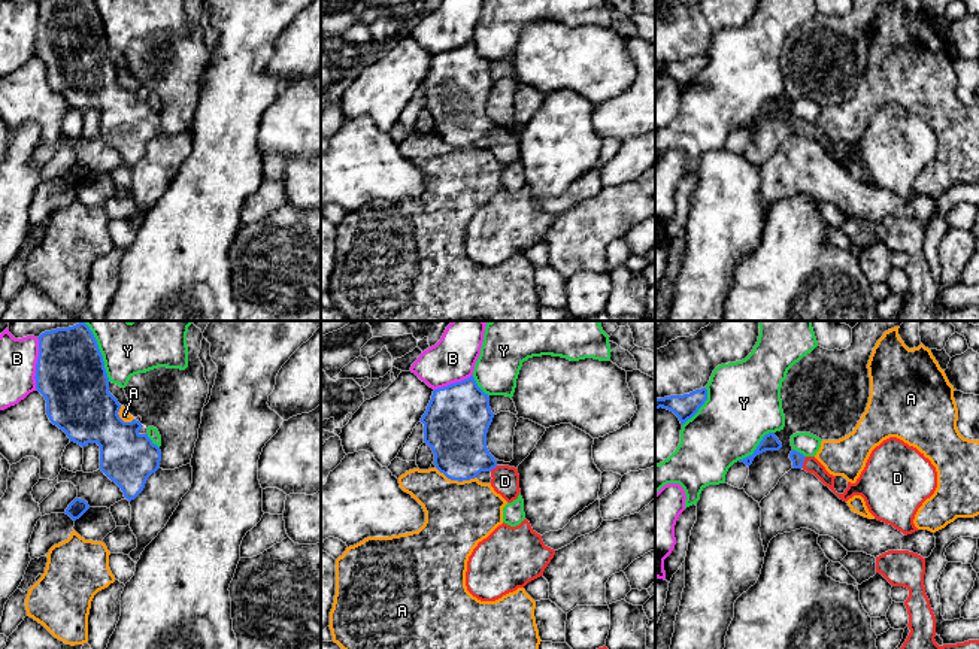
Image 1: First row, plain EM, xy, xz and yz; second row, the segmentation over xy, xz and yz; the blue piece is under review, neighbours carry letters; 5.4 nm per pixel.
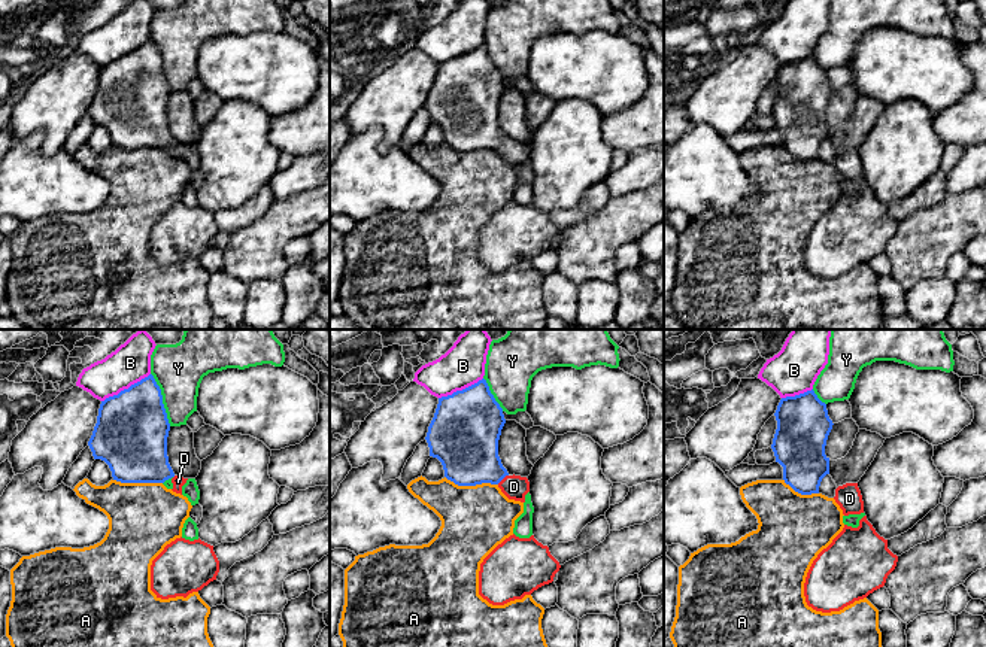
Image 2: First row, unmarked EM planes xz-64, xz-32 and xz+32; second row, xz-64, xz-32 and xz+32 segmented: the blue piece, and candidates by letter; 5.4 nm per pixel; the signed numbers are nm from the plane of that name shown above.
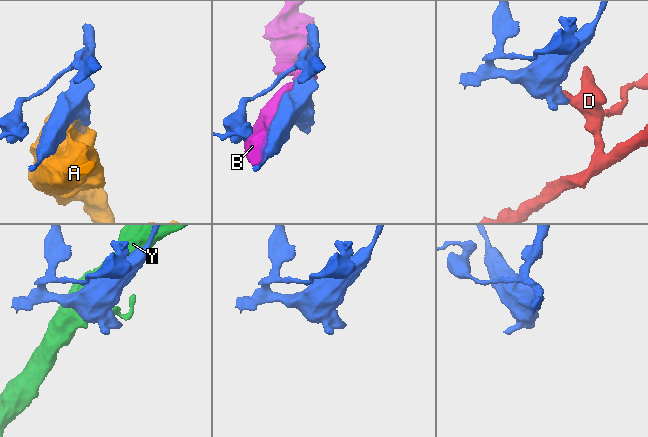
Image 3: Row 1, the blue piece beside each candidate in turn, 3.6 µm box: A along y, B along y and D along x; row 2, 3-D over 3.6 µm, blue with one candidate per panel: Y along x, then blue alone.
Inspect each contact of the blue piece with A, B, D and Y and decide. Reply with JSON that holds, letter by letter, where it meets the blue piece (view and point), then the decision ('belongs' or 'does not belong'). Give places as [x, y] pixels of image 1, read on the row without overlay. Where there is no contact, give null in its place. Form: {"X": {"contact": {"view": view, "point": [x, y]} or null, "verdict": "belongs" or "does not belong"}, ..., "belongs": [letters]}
{"A": {"contact": {"view": "xz", "point": [455, 145]}, "verdict": "does not belong"}, "B": {"contact": {"view": "xy", "point": [38, 29]}, "verdict": "does not belong"}, "D": {"contact": {"view": "yz", "point": [803, 127]}, "verdict": "belongs"}, "Y": {"contact": {"view": "xy", "point": [102, 24]}, "verdict": "does not belong"}, "belongs": ["D"]}

